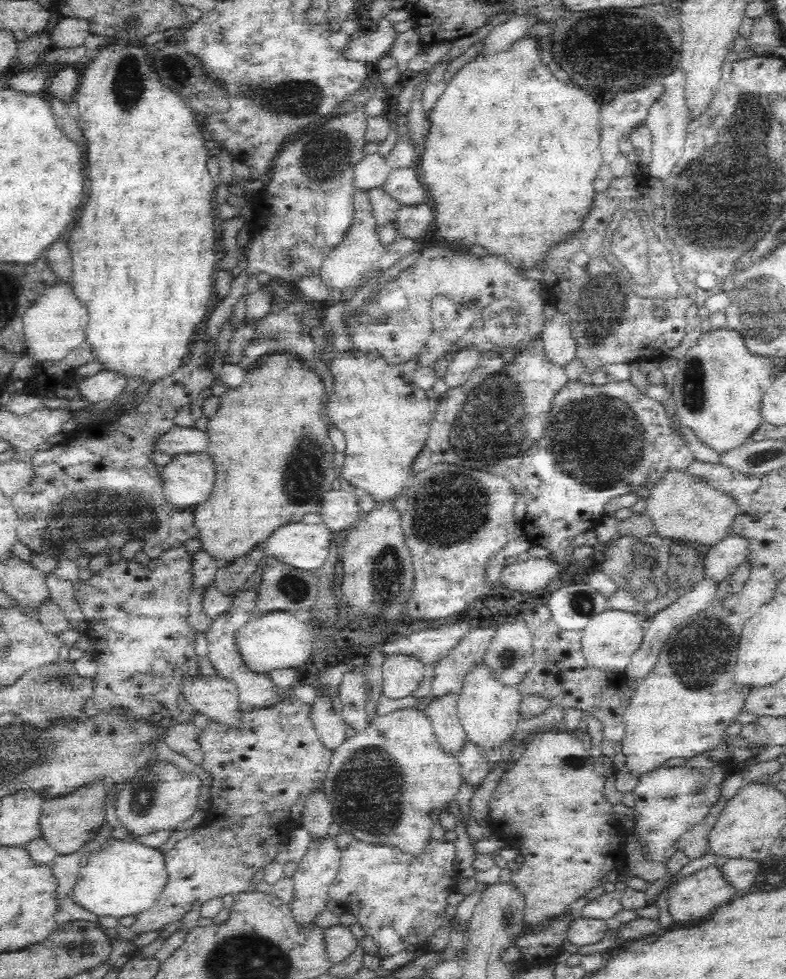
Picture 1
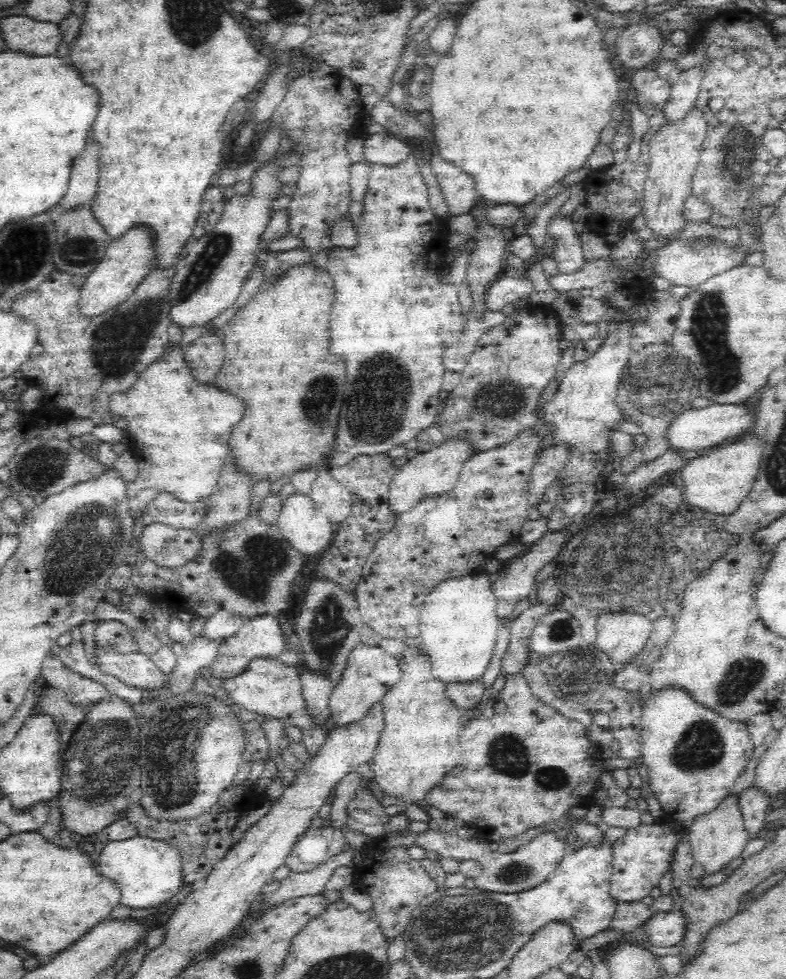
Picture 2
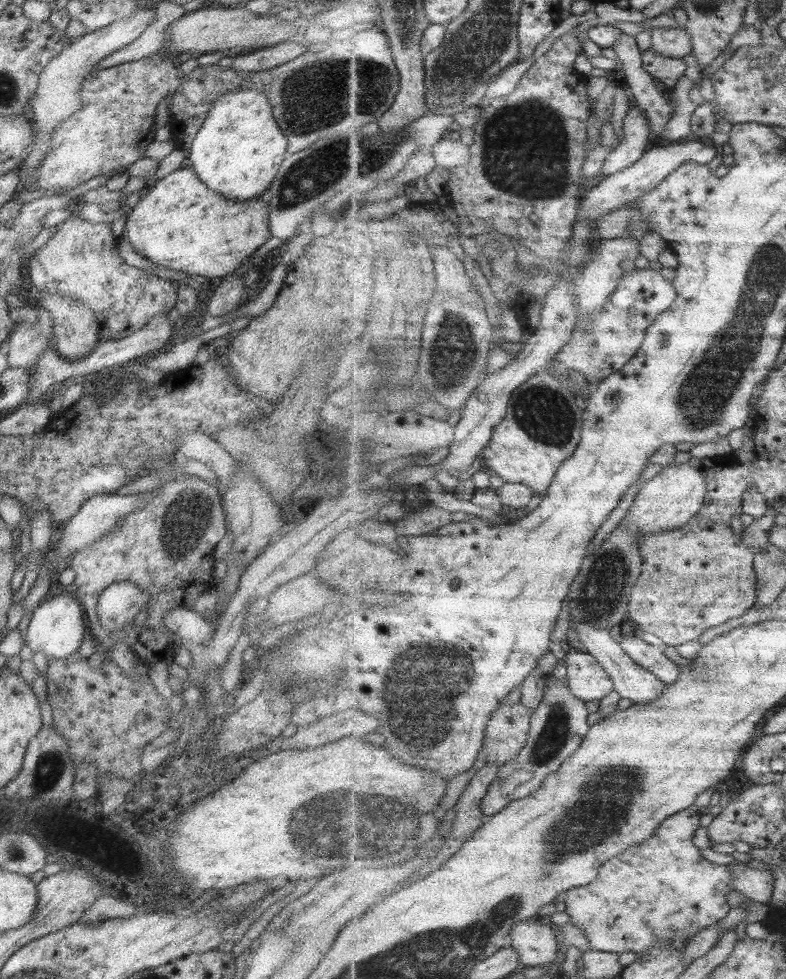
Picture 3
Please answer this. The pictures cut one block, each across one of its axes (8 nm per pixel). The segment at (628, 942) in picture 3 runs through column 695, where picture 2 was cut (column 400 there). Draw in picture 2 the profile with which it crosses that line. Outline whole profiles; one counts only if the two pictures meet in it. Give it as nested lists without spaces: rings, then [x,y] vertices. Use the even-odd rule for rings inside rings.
[[[400,806],[398,813],[390,815],[383,823],[381,836],[371,839],[368,846],[364,846],[359,851],[359,858],[356,863],[350,866],[351,885],[358,892],[366,892],[372,899],[373,907],[371,911],[375,914],[381,933],[389,947],[396,938],[405,931],[412,911],[420,906],[420,903],[429,894],[436,892],[438,887],[434,880],[428,875],[420,862],[408,854],[408,847],[404,844],[400,846],[388,846],[384,842],[394,840],[410,830],[412,820],[408,818],[406,810]]]

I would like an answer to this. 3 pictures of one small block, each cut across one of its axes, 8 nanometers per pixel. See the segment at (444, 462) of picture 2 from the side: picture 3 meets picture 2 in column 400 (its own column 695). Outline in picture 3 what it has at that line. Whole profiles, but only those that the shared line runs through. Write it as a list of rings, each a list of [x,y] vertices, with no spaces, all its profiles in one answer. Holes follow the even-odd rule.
[[[689,463],[672,464],[648,480],[640,489],[622,526],[585,559],[578,581],[570,589],[571,626],[578,630],[586,622],[602,630],[620,626],[629,618],[630,600],[644,574],[644,557],[639,551],[637,538],[642,535],[682,528],[705,508],[709,494],[709,480],[702,468]]]

